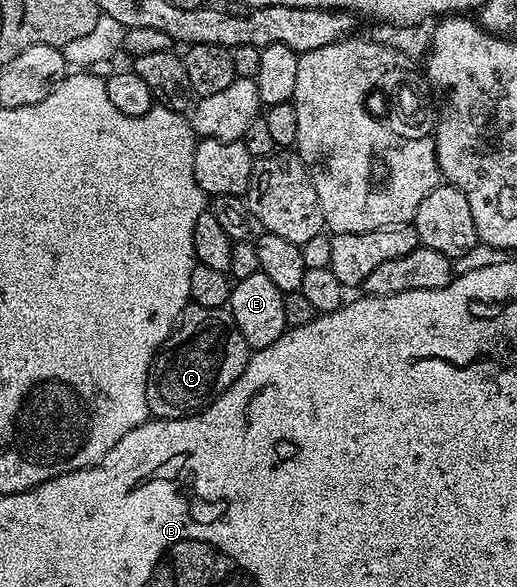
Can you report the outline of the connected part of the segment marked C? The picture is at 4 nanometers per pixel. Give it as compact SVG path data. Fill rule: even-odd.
M188 303L181 311L181 315L175 321L175 326L171 328L171 333L165 339L165 343L159 348L155 358L151 361L151 370L147 373L147 412L152 418L158 419L164 417L165 419L173 419L174 417L185 417L193 413L199 412L199 410L205 408L206 405L210 405L212 401L216 401L221 394L225 392L227 388L233 382L235 382L241 375L241 371L245 371L247 366L247 358L249 356L249 350L245 339L241 335L241 331L235 325L234 319L231 318L230 312L226 308L214 309L213 307L201 307L200 305L193 305Z

